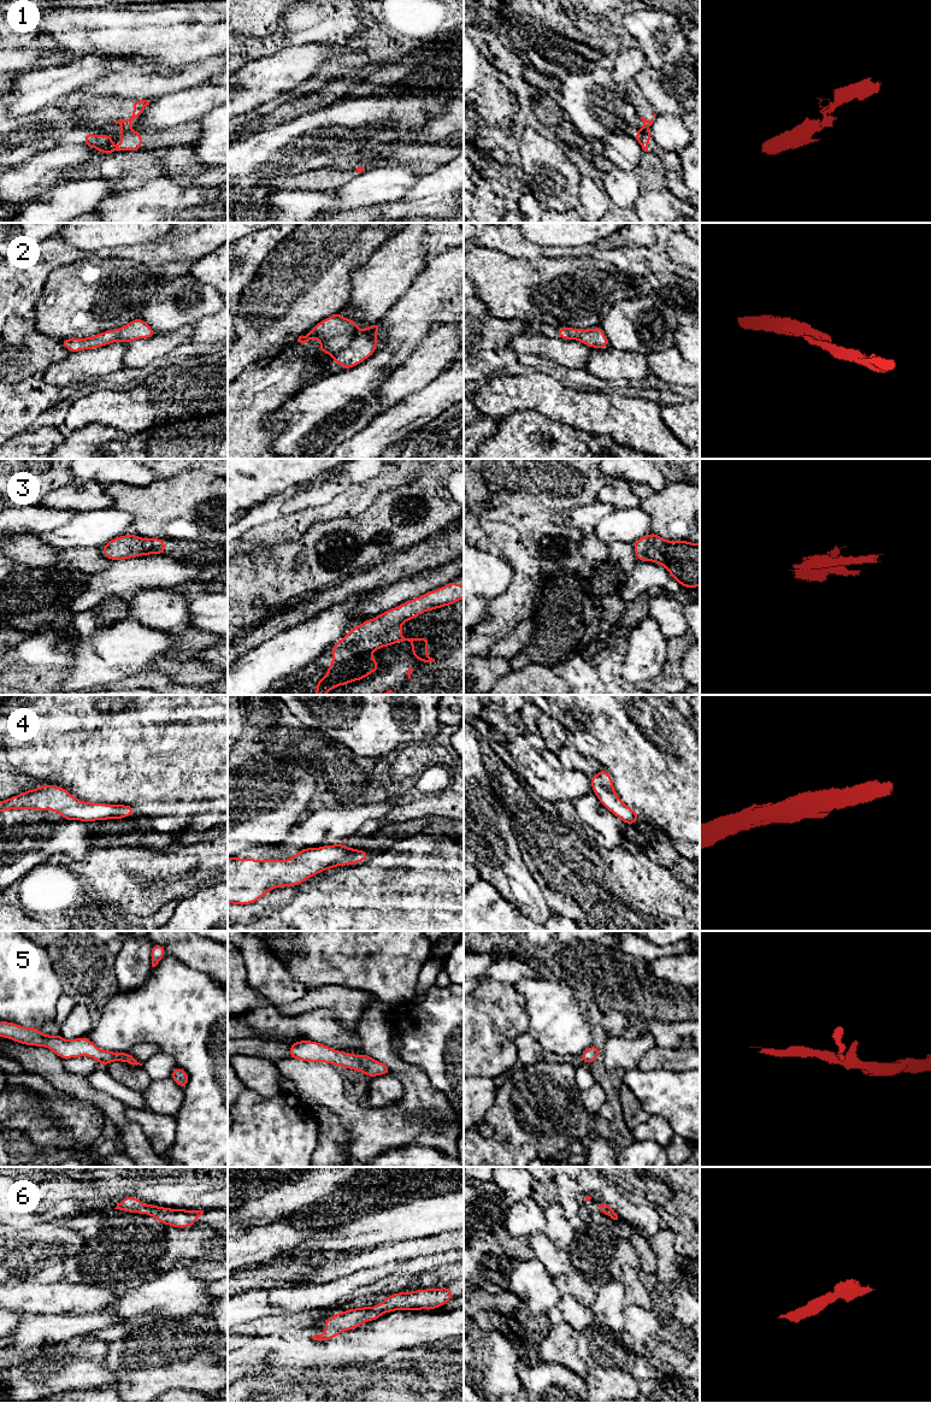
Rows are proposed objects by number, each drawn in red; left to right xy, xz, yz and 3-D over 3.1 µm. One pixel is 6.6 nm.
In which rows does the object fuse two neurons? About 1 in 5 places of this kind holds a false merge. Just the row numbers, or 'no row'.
1

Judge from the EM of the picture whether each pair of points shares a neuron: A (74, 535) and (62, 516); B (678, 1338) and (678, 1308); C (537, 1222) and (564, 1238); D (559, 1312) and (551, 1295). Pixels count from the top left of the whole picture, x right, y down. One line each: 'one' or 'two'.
A: two
B: two
C: two
D: two

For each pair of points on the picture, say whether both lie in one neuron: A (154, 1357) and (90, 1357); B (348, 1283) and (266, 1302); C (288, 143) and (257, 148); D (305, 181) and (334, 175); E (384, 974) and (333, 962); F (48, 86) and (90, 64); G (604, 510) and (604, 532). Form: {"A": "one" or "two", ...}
{"A": "two", "B": "one", "C": "one", "D": "one", "E": "one", "F": "one", "G": "two"}

